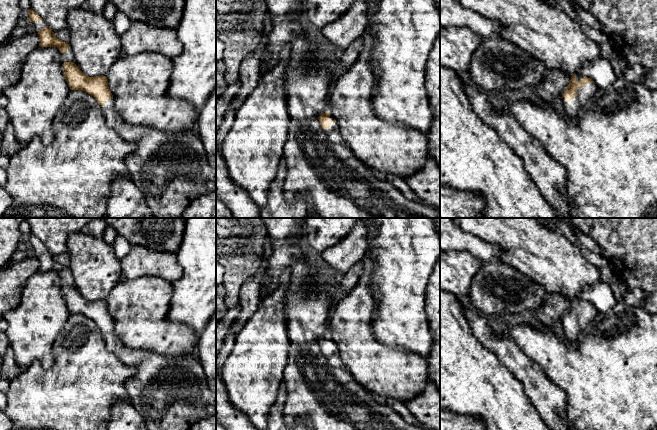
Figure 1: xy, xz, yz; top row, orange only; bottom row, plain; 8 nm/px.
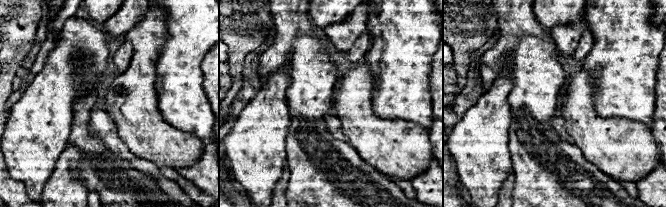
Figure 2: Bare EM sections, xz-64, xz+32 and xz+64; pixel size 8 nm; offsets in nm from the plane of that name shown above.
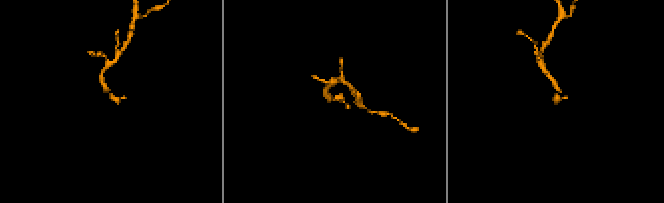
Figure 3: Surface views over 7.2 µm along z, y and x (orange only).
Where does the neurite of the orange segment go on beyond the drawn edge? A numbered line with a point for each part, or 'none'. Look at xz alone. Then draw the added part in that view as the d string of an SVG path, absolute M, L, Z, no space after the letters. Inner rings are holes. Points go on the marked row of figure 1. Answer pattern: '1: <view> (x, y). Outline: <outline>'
1: xz (334, 125). Outline: M332 122L330 127L328 129L322 129L326 134L331 133L332 131L334 131L335 129L337 129L338 127L338 123L337 122Z

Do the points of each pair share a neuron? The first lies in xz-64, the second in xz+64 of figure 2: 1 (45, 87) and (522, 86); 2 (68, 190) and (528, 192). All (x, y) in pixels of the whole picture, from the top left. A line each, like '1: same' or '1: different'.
1: different
2: different

